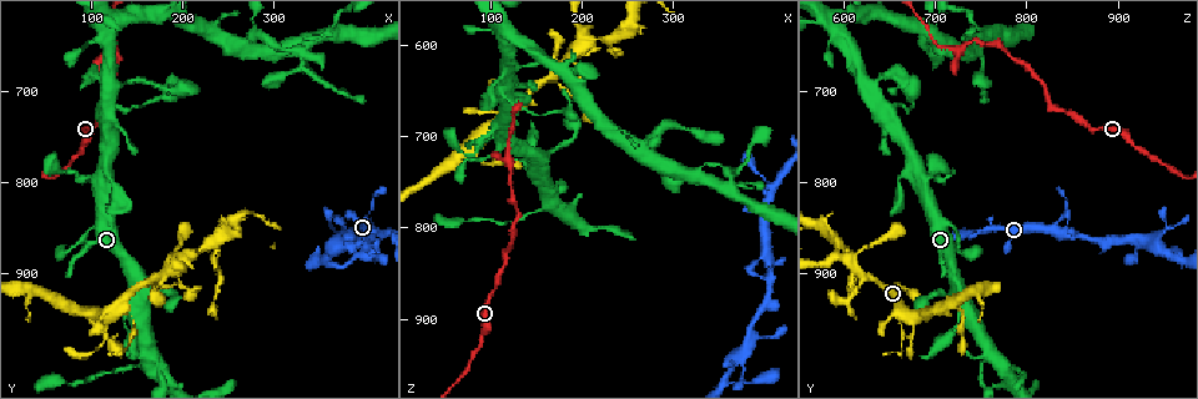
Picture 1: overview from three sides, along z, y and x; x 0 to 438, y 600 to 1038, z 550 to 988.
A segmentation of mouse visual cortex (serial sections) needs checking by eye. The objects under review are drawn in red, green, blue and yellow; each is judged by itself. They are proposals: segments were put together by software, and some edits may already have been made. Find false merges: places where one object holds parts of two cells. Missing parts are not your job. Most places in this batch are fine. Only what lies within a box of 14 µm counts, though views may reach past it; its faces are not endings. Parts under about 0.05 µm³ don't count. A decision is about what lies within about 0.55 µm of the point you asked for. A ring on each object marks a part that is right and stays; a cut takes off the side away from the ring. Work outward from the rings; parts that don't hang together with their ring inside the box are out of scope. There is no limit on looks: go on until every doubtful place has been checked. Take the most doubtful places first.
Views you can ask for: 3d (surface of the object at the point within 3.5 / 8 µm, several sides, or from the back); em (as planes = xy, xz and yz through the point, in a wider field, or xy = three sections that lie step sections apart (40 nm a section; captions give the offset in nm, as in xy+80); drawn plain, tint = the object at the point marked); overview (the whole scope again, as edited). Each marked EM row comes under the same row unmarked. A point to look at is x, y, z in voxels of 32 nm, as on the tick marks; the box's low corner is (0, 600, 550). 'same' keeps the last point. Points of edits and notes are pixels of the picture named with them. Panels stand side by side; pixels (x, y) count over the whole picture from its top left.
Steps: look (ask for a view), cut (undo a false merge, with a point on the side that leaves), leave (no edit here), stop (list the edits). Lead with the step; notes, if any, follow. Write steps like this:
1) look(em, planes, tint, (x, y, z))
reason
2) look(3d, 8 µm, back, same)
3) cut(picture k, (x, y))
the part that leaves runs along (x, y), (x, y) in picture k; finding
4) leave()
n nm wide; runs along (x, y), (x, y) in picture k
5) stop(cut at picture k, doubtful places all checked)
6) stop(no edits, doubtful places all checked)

look(3d, 3.5 µm, (165, 905, 630))
three arms meet

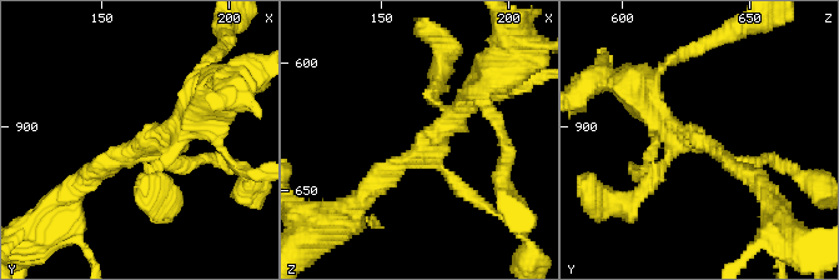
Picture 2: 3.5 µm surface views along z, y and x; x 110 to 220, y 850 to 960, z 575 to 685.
look(em, planes, tint, (164, 907, 634))
3 arms; arms of 200, 250, 250 nm; shape alone is not enough

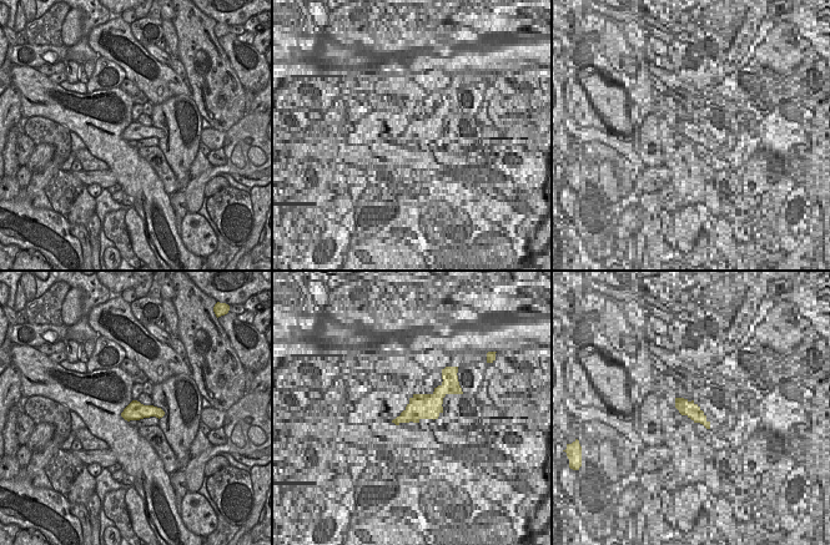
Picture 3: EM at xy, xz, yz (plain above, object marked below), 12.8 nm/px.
look(em, xy, step 5, tint, same)
cut it another way

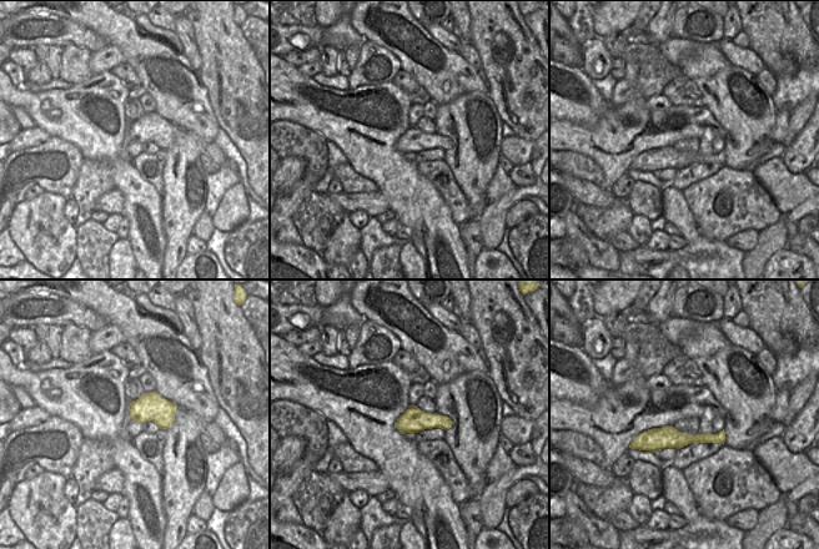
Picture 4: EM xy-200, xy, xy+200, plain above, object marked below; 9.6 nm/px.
leave()
240 nm wide; runs along (363, 199), (456, 119), (471, 96) in picture 2; continuous, no second cell

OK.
look(3d, 8 µm, (115, 980, 670))
thin neck

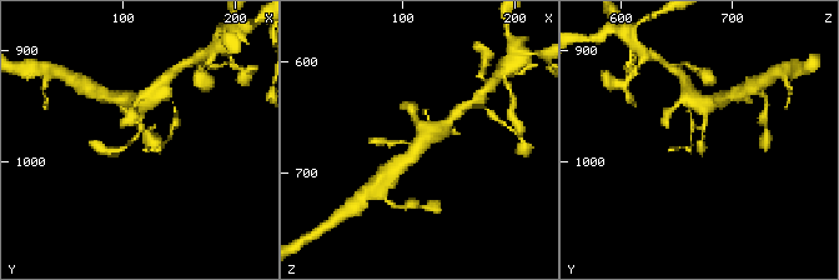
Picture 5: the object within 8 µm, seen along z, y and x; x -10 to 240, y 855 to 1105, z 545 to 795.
look(3d, 3.5 µm, (114, 976, 676))
closer look

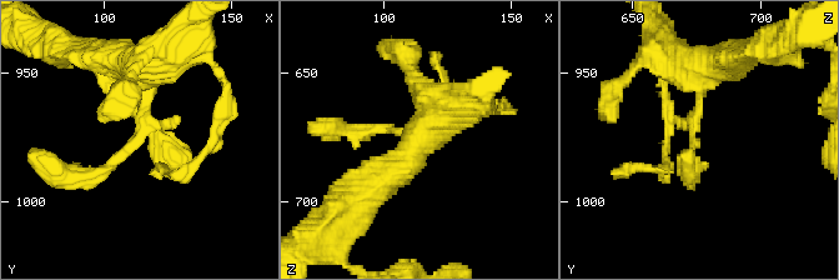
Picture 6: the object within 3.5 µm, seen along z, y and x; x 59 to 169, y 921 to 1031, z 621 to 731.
look(em, xy, step 1, tint, (112, 978, 675))
now the EM

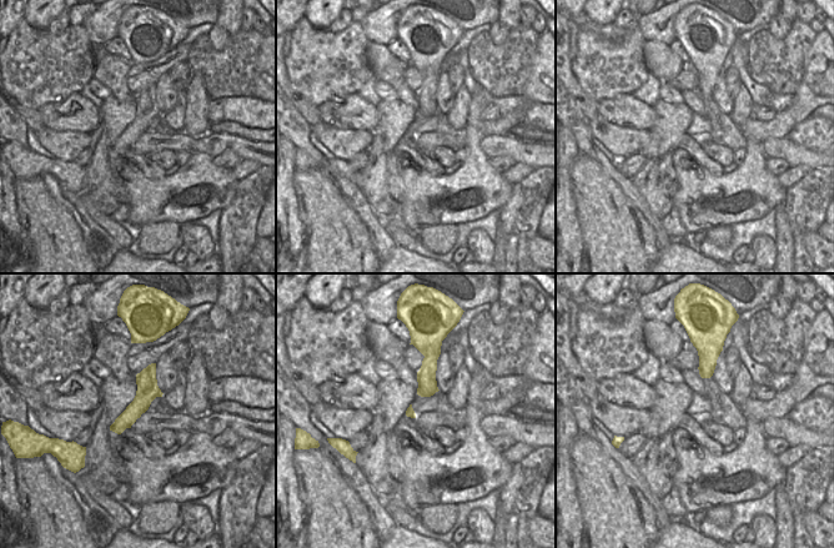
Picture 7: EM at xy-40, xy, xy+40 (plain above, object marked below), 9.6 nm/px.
leave()
140 nm wide; runs along (152, 367), (141, 403), (115, 428) in picture 7; continuous, no second cell

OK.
look(3d, 3.5 µm, (230, 870, 595))
arms part here

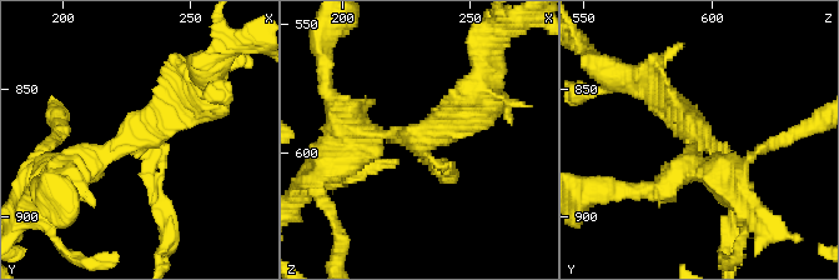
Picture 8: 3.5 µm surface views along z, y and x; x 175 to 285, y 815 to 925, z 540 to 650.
look(em, xy, step 2, tint, (231, 867, 594))
3 arms; arms of 100, 300, 350 nm

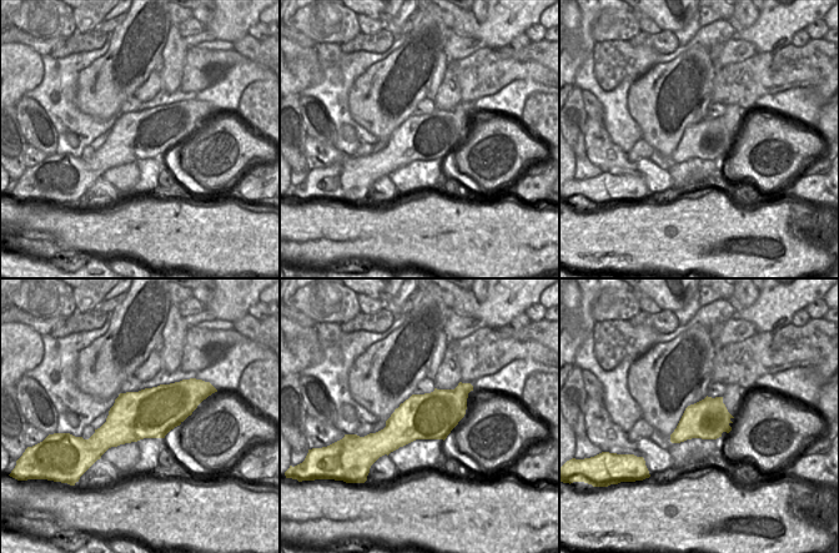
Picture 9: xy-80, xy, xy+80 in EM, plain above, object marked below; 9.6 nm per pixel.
leave()
one cell here

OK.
stop(no edits, doubtful places all checked)

